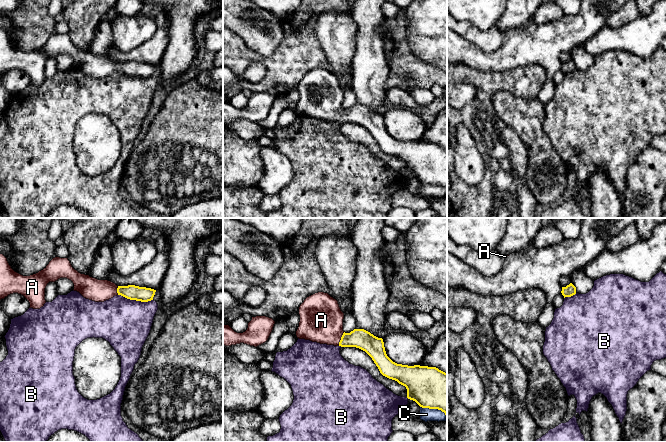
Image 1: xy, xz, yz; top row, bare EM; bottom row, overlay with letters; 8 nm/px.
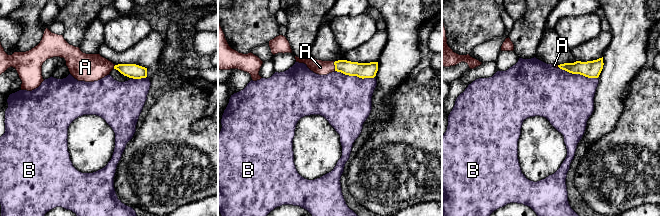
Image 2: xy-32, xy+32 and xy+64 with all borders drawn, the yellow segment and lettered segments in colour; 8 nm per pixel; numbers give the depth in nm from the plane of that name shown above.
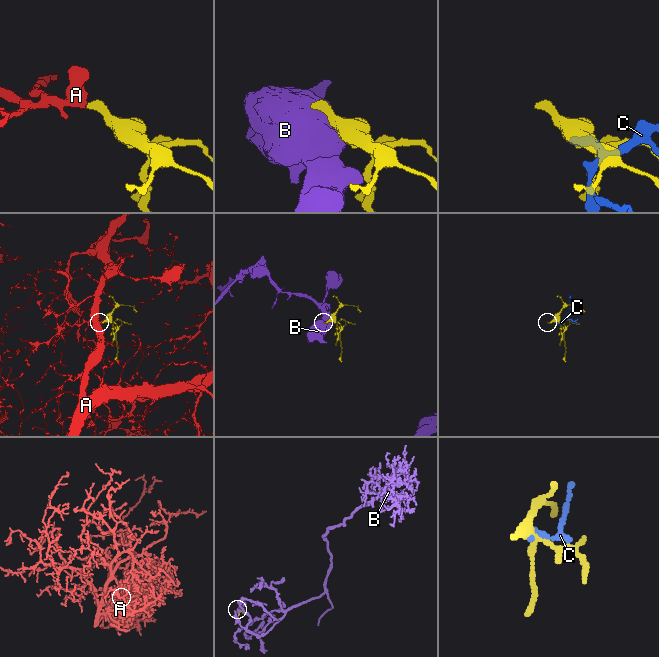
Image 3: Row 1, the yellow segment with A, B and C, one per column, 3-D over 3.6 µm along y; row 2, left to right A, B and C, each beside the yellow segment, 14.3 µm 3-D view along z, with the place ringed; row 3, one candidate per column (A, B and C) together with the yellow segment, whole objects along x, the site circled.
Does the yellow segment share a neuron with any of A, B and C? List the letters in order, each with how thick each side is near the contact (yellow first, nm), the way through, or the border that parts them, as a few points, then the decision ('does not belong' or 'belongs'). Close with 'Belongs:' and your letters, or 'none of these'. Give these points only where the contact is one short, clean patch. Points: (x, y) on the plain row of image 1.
A: calibres 160 and 360 nm; way xz (359, 114), (341, 115), (321, 96); belongs
B: calibres 120 and 400 nm; border xy (118, 70), (141, 77), (152, 76); does not belong
C: calibres 320 and 110 nm; does not belong
Belongs: A

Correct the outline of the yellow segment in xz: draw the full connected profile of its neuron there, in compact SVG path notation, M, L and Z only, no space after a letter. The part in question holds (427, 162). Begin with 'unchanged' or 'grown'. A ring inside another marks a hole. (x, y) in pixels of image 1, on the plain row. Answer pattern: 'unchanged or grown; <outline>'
grown; M318 68L307 73L299 83L299 91L297 114L365 127L383 152L406 163L408 175L422 184L441 186L447 197L447 149L436 143L393 138L386 130L383 115L364 105L345 109L344 89L328 69Z

